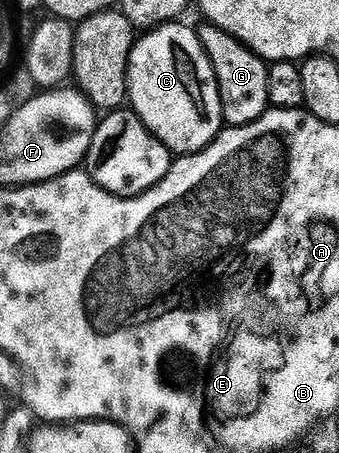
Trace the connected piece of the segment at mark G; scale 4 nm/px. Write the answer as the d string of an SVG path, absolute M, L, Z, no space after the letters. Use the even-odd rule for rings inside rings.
M204 23L204 26L199 26L198 32L202 47L214 67L214 75L216 76L218 91L222 99L222 115L224 116L225 126L231 127L233 125L249 125L254 123L263 113L268 112L270 108L268 104L269 62L257 55L248 45L244 45L238 39L234 39L234 35L222 31L216 25Z

